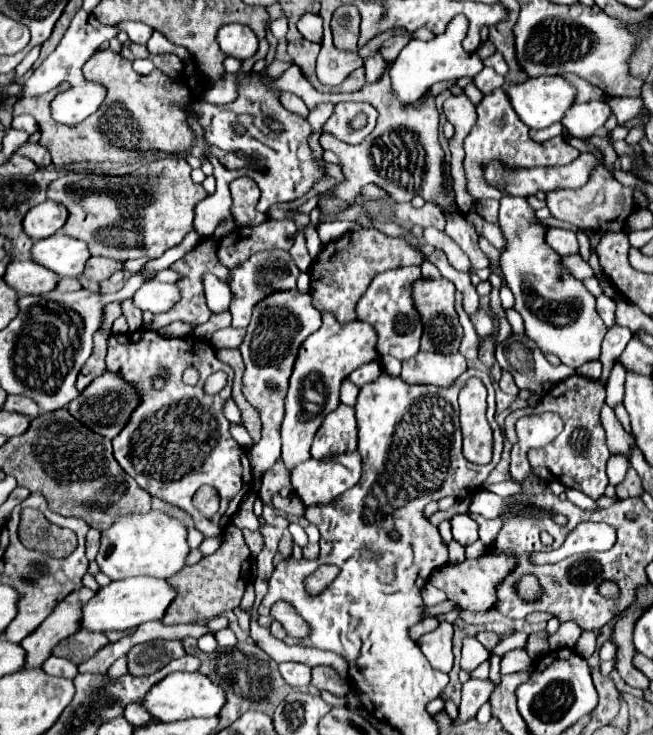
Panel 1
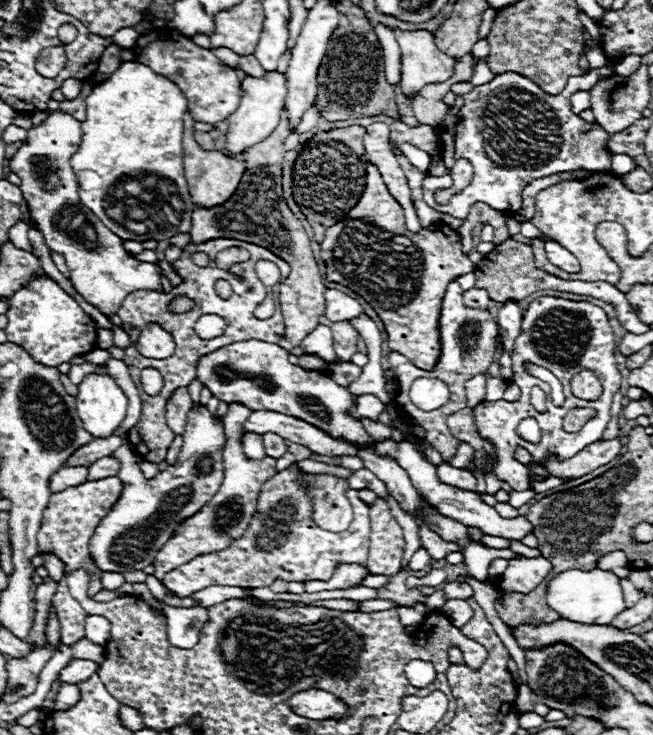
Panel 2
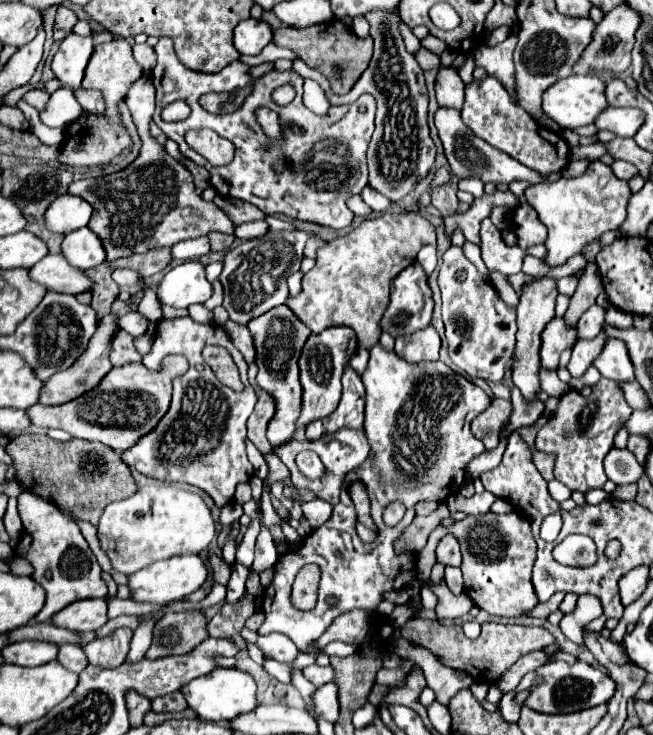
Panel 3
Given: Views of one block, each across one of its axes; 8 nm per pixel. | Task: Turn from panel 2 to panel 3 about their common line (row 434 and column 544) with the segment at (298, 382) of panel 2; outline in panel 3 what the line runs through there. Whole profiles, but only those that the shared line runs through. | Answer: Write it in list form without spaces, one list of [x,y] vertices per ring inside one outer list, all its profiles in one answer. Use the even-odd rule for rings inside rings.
[[[554,318],[552,322],[548,322],[546,330],[542,332],[542,348],[540,348],[542,368],[558,370],[560,352],[572,342],[572,336],[576,336],[576,328],[566,326],[562,318]]]

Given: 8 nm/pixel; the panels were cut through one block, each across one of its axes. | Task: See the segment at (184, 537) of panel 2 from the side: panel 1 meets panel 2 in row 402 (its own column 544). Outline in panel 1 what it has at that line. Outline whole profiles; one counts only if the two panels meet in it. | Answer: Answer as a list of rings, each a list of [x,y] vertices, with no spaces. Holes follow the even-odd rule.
[[[548,228],[544,234],[544,240],[552,250],[556,250],[560,256],[570,256],[578,252],[578,240],[572,230],[564,228]]]

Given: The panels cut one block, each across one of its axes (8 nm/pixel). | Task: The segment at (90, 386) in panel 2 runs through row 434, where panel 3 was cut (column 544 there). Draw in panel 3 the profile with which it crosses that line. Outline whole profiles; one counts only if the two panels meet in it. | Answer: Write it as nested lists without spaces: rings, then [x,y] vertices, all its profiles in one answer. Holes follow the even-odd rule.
[[[568,76],[564,80],[558,80],[554,86],[550,86],[544,96],[542,96],[542,110],[546,112],[548,118],[552,118],[558,126],[562,128],[576,128],[576,126],[586,126],[608,108],[608,100],[604,96],[606,84],[598,76]]]

